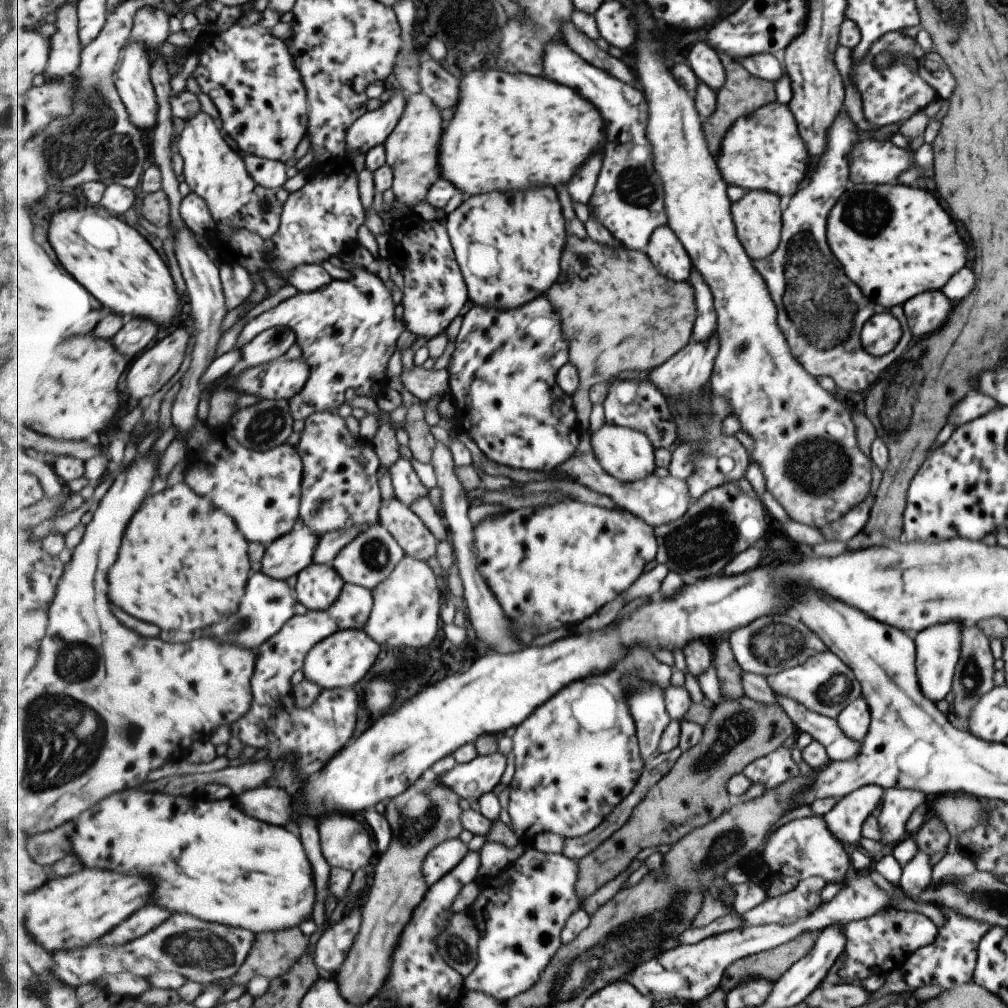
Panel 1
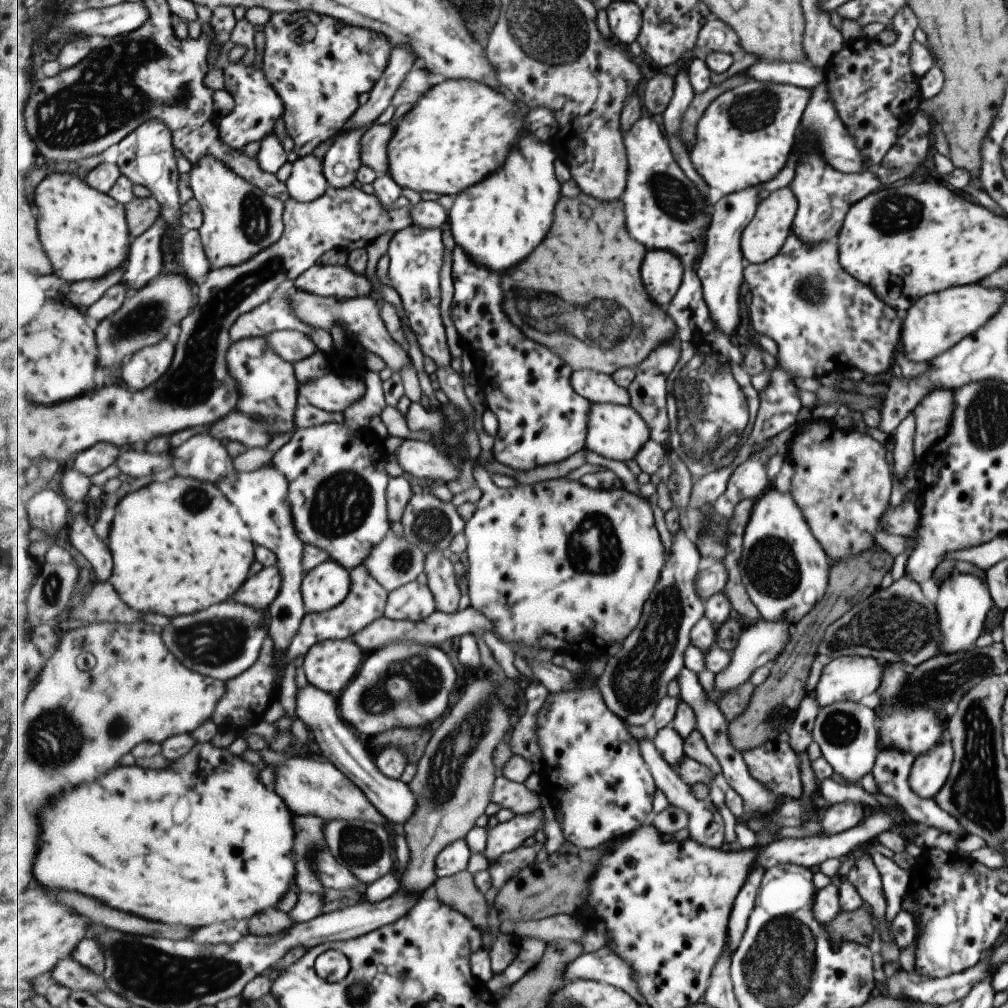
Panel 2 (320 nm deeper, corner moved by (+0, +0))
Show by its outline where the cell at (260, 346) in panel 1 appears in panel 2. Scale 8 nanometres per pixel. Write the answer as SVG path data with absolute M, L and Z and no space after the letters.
M298 330L277 331L271 333L267 338L275 352L292 363L309 358L317 352L309 335Z

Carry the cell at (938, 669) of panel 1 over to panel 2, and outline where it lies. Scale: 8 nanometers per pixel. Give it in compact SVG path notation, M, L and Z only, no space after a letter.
M952 571L938 584L934 607L941 633L938 652L951 654L967 650L974 644L975 639L982 634L982 624L994 604L983 579L973 574Z

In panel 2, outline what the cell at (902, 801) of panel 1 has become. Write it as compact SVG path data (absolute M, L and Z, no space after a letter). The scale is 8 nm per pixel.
M942 736L925 754L917 755L909 774L909 788L921 798L931 799L943 786L953 762L950 740Z

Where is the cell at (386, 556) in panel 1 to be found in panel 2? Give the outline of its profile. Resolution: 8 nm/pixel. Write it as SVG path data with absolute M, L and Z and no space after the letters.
M392 532L375 547L365 559L371 574L389 591L417 580L423 574L426 554L412 545L405 536L399 538Z

